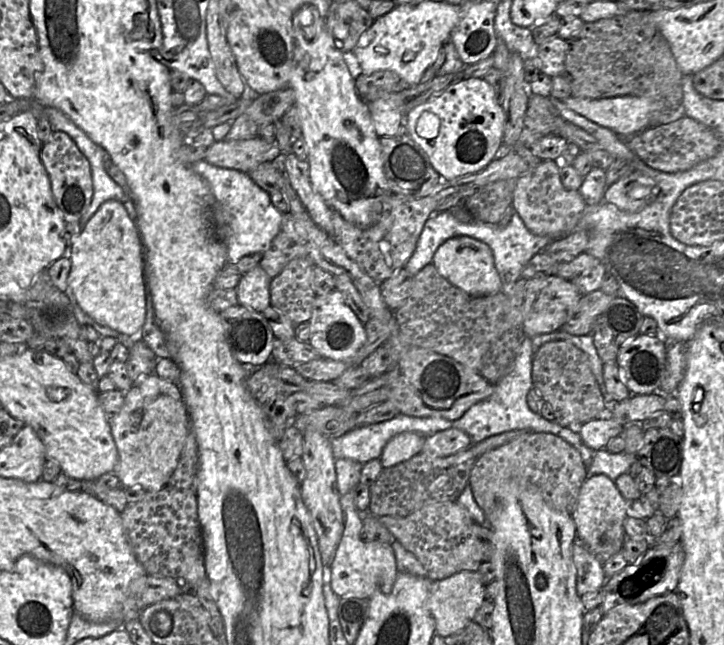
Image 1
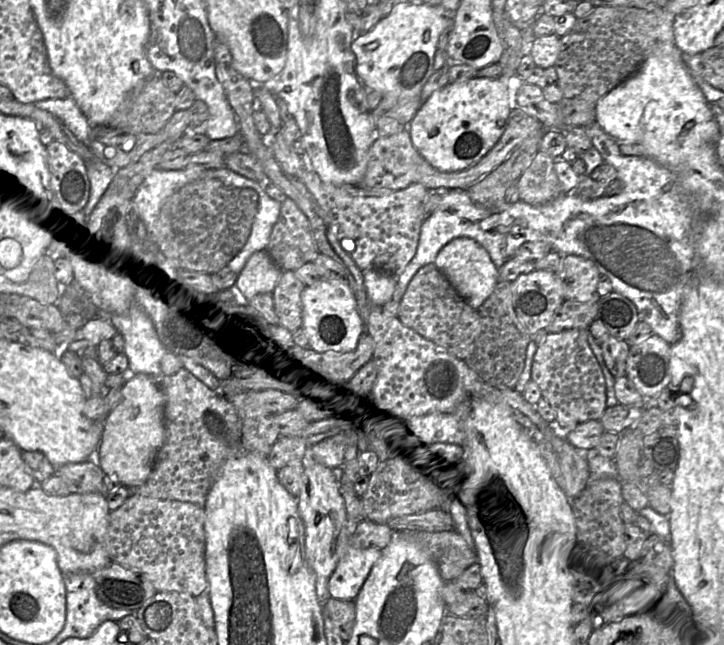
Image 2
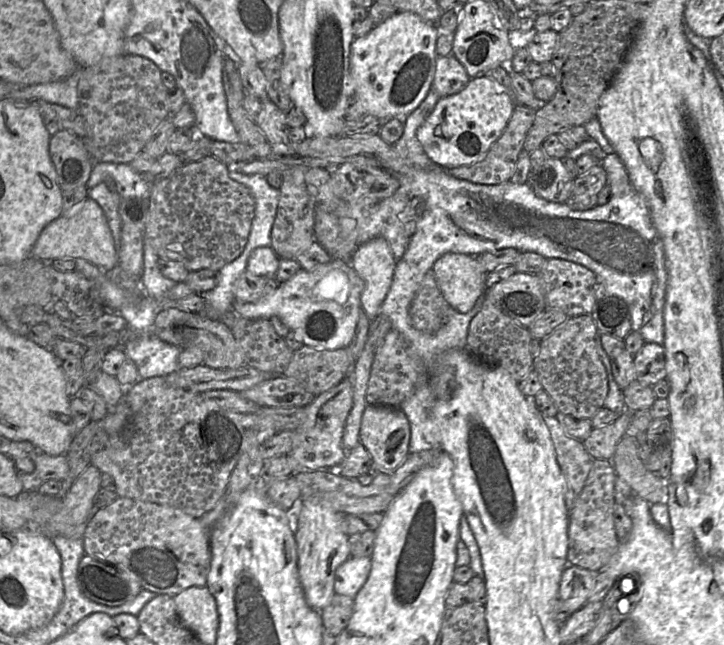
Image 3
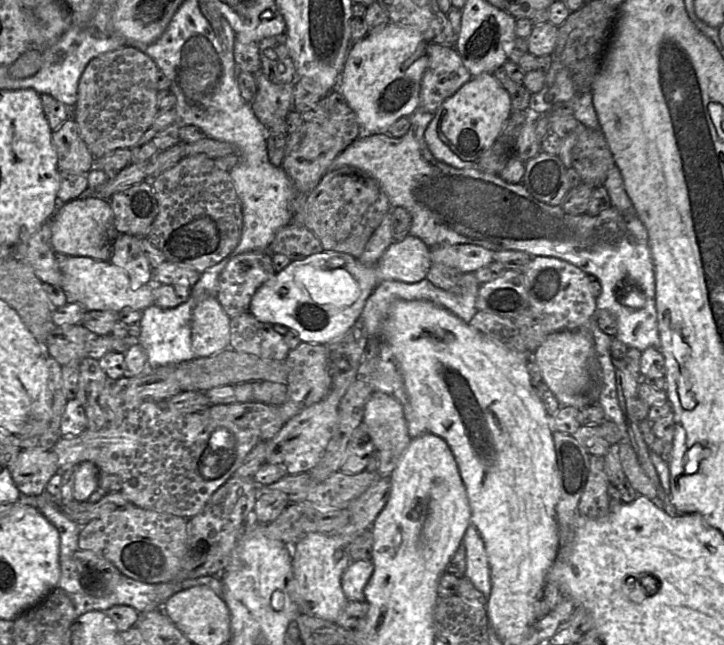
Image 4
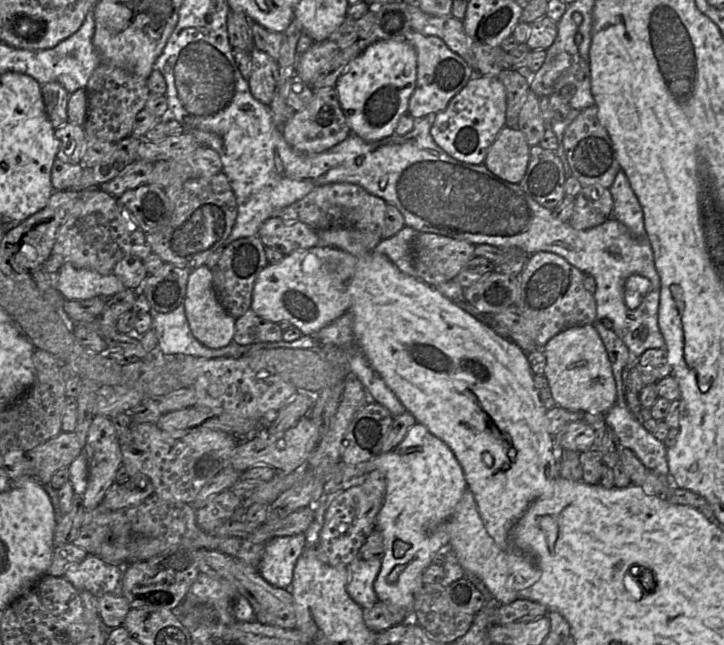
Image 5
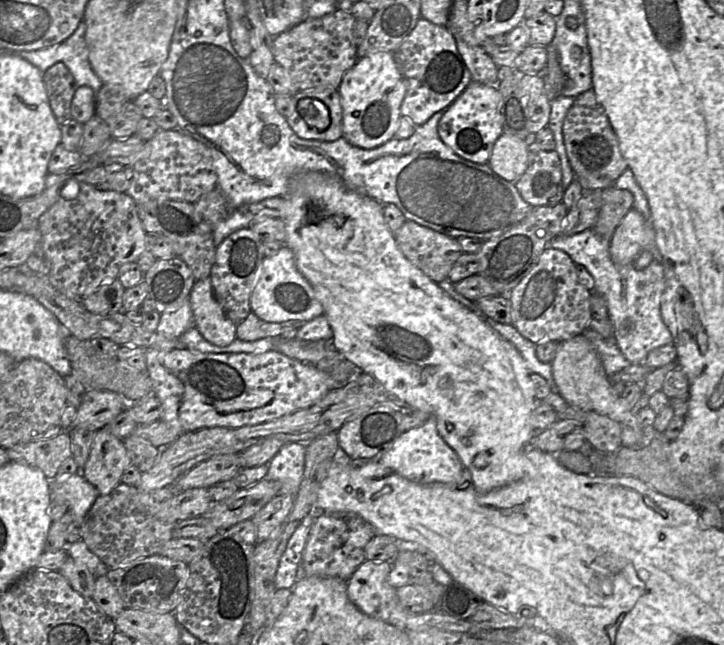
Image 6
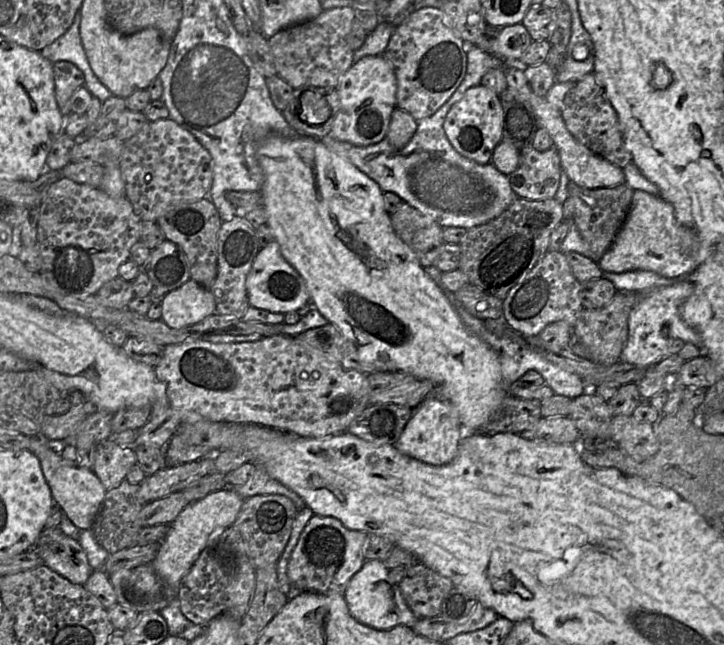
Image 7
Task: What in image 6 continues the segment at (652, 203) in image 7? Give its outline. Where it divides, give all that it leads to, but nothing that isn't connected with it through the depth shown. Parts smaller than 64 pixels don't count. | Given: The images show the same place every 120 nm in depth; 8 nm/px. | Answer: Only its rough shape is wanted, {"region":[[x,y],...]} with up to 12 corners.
{"region":[[631,208],[610,239],[610,255],[629,265],[655,231]]}

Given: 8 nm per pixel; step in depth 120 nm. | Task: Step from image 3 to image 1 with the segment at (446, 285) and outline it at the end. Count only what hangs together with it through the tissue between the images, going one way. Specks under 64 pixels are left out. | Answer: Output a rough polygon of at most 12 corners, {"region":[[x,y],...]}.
{"region":[[447,239],[432,264],[473,296],[501,291],[491,248]]}

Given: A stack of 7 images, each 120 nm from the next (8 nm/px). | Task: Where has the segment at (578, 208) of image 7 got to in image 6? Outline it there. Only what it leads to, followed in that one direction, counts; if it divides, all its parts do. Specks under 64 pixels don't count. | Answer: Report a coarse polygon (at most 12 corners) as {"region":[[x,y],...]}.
{"region":[[602,189],[602,206],[593,230],[610,240],[633,207],[633,194]]}

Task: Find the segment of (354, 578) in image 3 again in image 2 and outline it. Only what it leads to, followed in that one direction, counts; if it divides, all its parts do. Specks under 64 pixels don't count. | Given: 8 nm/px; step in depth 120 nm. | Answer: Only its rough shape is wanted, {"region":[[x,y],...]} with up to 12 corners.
{"region":[[349,544],[330,597],[354,600],[381,554]]}

